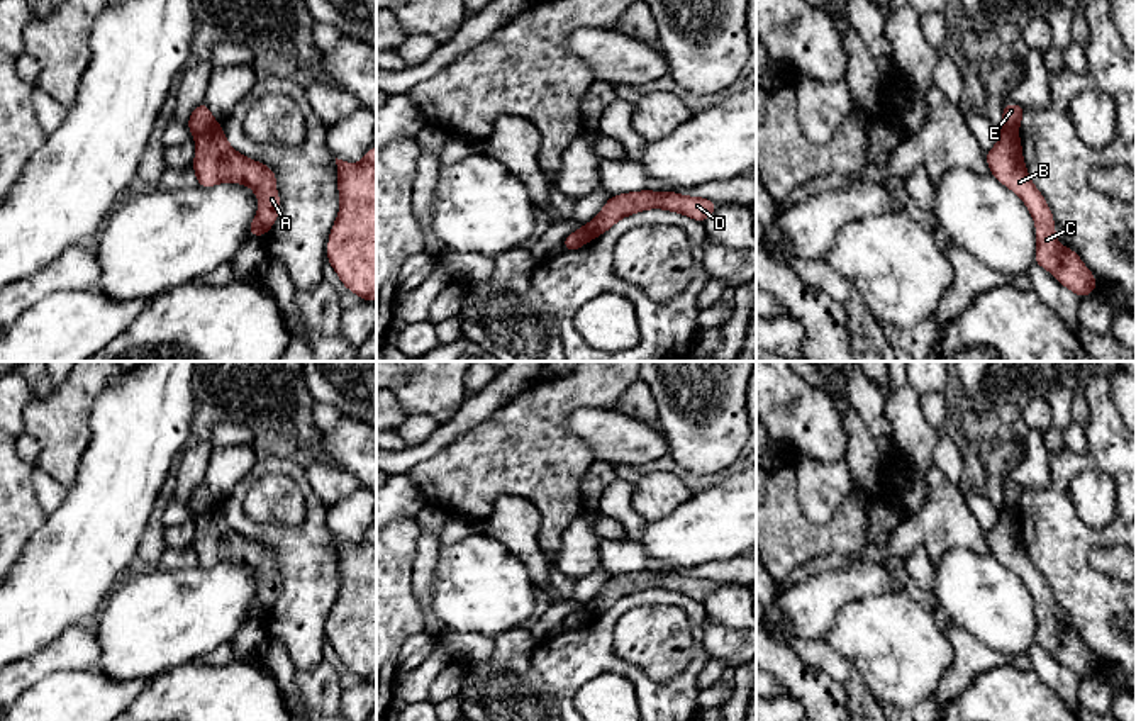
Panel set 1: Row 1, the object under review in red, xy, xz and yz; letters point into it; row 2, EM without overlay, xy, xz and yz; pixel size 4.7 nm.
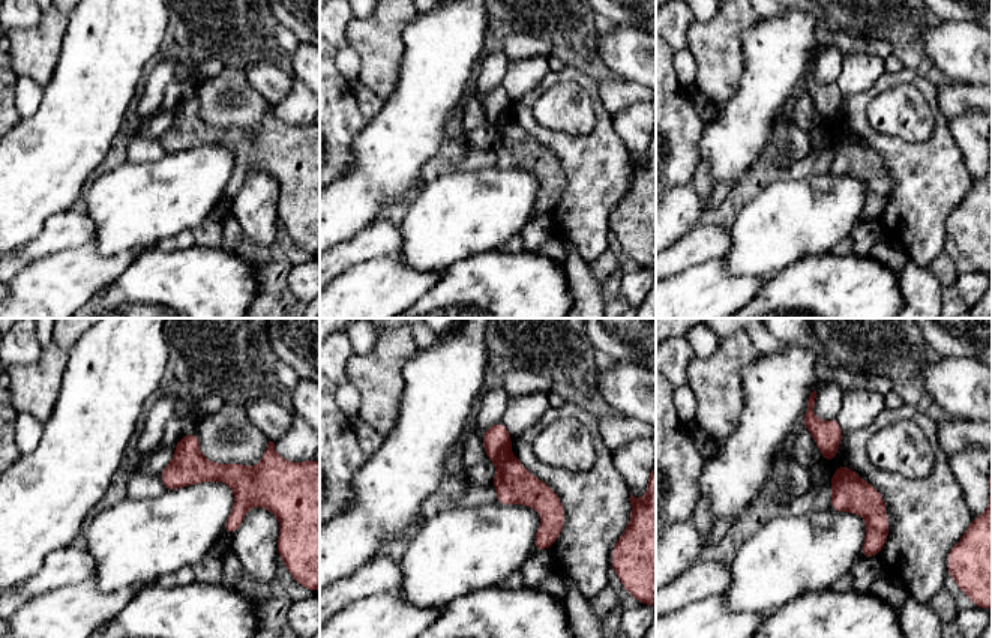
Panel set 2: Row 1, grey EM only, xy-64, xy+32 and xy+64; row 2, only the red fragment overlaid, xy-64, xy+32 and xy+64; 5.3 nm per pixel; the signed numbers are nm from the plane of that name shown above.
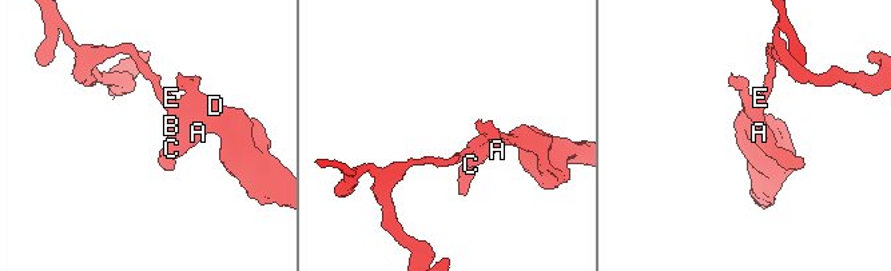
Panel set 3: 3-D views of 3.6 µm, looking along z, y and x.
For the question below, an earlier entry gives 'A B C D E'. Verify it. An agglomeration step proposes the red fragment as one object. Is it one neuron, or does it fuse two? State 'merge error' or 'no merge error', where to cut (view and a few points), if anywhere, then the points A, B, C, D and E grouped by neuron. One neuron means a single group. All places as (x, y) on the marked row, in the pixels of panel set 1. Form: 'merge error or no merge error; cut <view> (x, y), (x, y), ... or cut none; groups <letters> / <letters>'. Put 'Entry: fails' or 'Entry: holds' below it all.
merge error; cut xy (217, 122), (194, 138); groups A B C D / E
Entry: fails

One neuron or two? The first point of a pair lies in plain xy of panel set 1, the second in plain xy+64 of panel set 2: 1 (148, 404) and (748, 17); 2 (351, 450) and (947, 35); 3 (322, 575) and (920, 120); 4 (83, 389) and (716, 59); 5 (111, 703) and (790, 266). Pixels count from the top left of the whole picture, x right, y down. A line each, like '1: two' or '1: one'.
1: two
2: one
3: two
4: one
5: two

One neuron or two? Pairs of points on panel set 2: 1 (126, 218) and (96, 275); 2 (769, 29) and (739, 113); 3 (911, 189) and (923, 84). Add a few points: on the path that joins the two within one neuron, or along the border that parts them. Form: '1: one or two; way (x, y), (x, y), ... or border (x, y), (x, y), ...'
1: two; border (137, 249), (137, 257), (98, 291)
2: one; way (769, 50), (769, 83), (760, 92)
3: one; way (937, 164), (940, 155), (940, 116), (937, 110)

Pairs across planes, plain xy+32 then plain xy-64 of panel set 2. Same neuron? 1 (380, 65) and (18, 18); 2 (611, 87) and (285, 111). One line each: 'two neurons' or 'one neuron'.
1: two neurons
2: two neurons

